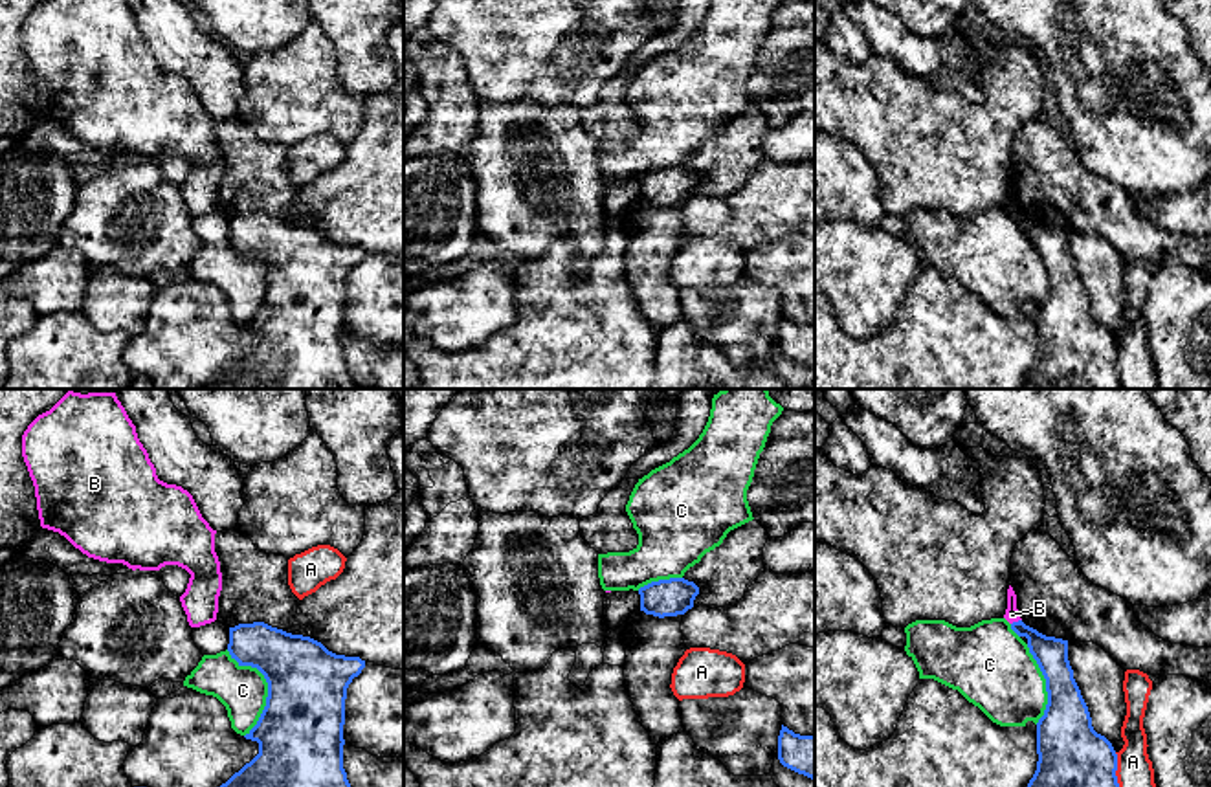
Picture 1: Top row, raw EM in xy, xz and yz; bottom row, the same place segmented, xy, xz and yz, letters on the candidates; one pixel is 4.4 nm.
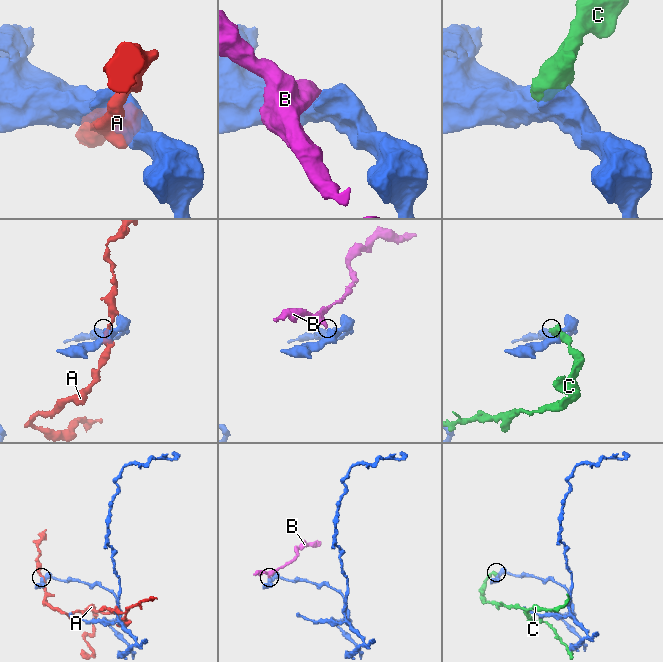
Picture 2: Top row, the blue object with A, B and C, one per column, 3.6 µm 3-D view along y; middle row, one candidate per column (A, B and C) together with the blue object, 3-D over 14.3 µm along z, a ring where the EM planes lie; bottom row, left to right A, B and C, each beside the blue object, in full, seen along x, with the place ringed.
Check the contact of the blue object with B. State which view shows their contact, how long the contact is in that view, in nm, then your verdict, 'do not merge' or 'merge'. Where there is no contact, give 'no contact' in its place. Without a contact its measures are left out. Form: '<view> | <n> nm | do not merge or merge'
yz | 50 nm | do not merge

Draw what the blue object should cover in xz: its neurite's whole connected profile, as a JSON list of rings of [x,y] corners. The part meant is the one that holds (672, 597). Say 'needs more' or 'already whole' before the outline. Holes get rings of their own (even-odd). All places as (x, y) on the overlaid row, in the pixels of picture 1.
already whole; [[[684,578],[651,582],[639,589],[640,611],[659,618],[684,615],[694,607],[699,587]]]

